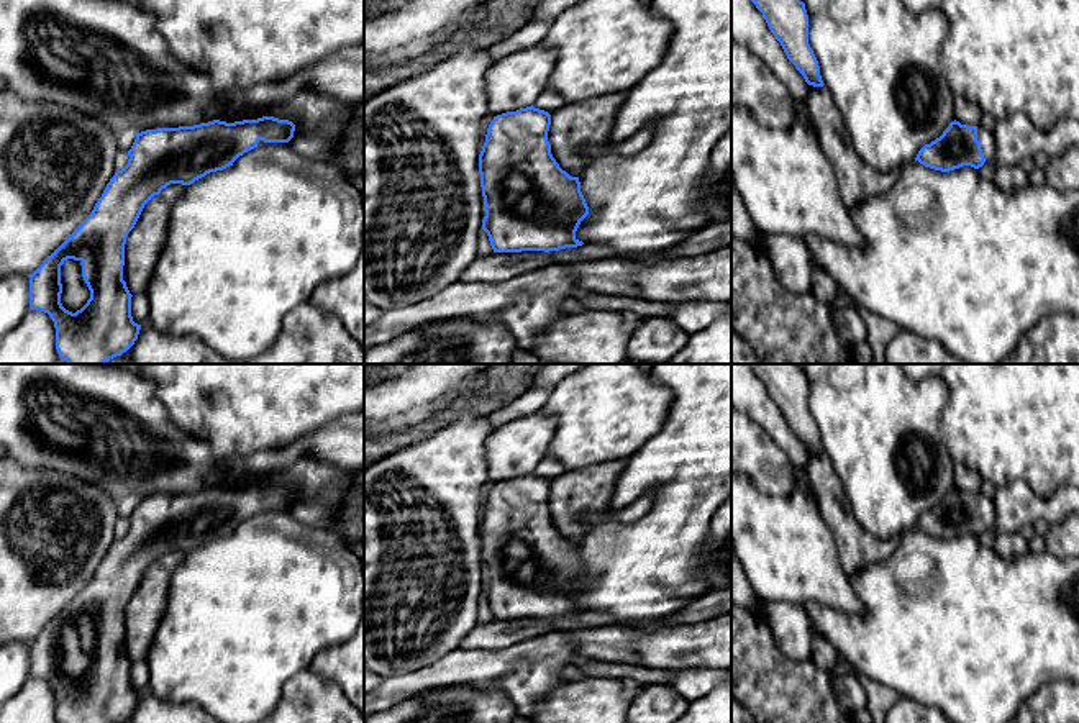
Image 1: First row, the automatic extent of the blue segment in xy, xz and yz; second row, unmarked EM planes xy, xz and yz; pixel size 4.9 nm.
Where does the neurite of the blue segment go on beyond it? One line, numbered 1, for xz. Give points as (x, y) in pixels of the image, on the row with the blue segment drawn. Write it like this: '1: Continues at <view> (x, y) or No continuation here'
1: No continuation here

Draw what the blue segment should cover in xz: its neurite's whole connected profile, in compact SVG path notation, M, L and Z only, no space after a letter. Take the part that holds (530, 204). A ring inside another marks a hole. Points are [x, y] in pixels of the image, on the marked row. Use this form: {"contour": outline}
{"contour": "M531 105L494 116L487 128L479 174L485 211L482 230L494 252L549 252L584 244L576 231L589 207L579 177L562 171L551 154L549 125L551 115Z"}

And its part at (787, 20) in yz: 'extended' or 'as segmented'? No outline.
as segmented

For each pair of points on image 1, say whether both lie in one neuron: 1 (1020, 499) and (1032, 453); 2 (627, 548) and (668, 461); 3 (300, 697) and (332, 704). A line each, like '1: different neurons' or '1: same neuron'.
1: different neurons
2: same neuron
3: same neuron

